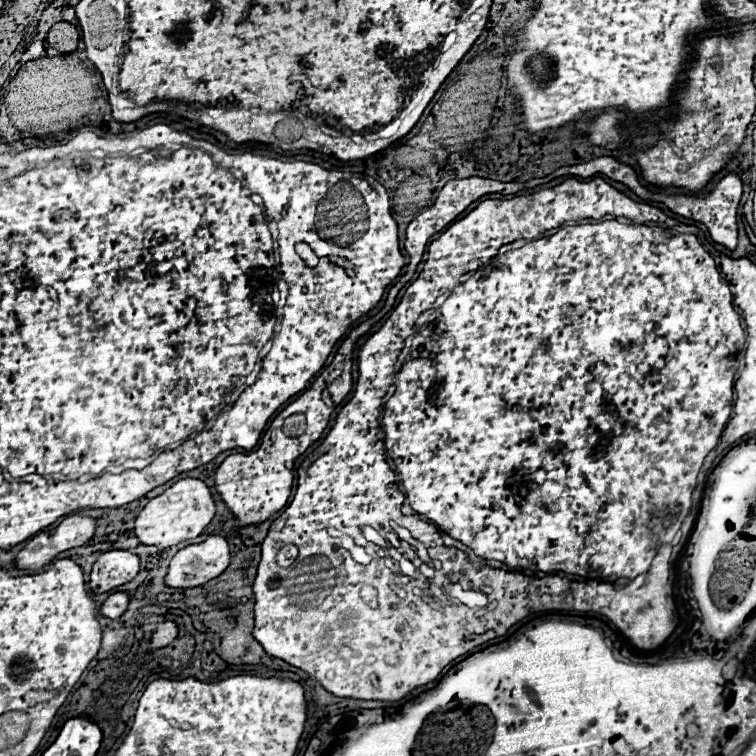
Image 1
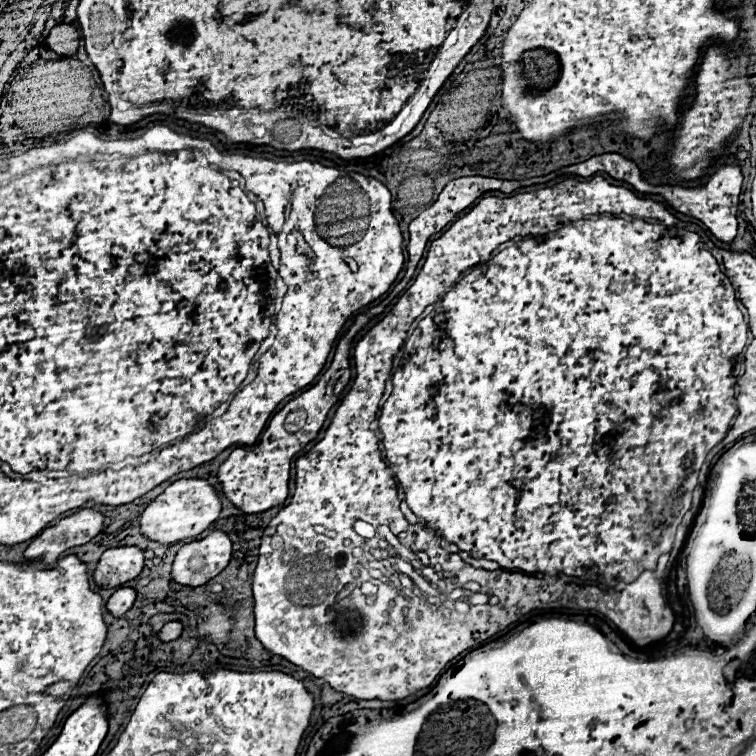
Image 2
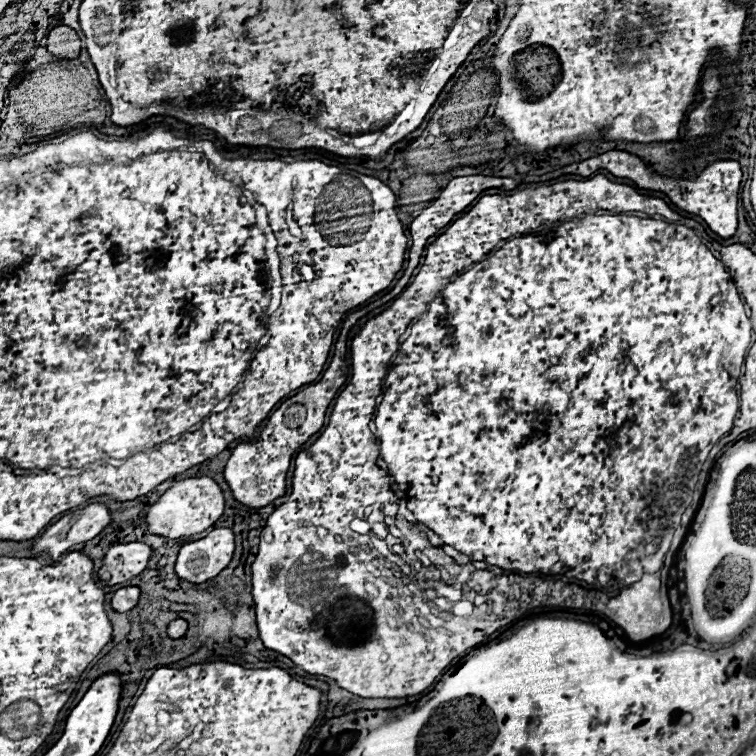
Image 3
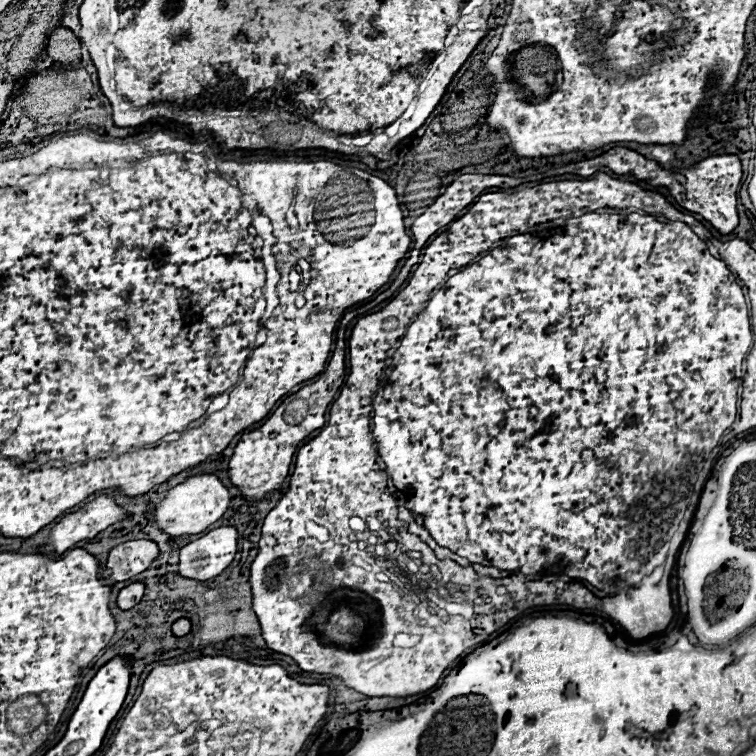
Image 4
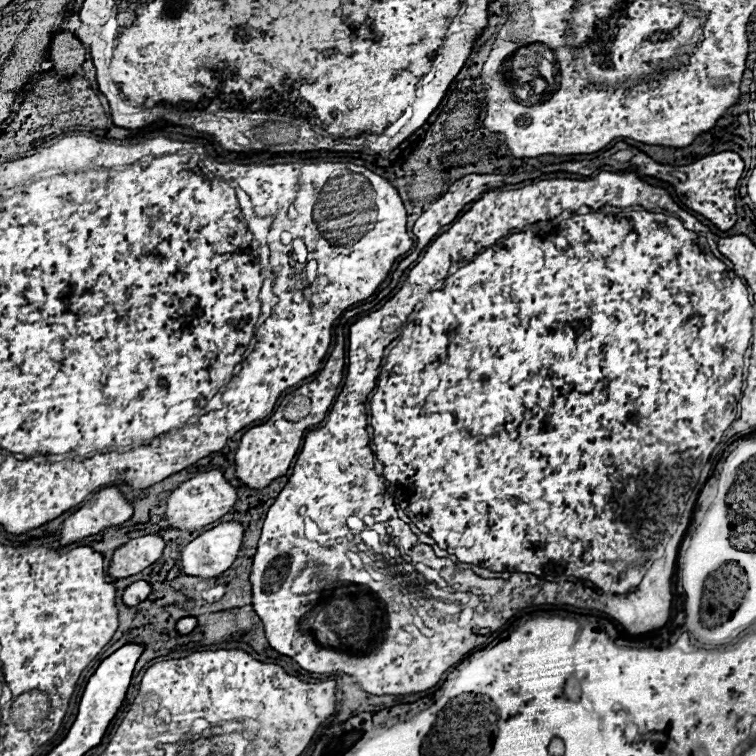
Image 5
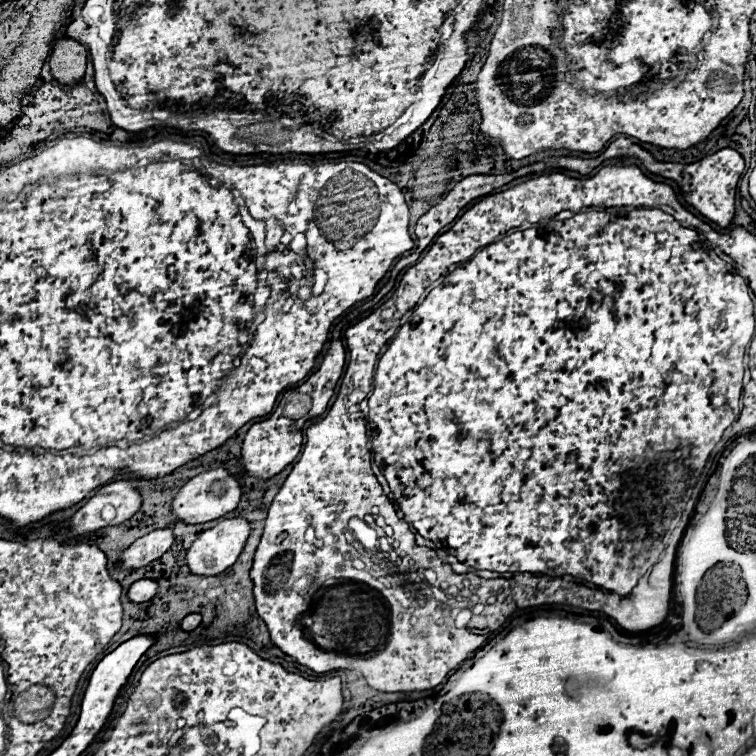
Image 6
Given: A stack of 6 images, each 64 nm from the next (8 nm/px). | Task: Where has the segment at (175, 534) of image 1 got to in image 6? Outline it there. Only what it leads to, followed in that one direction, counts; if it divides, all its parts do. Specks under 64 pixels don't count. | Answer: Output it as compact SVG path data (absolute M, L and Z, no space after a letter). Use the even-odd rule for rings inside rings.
M224 468L202 472L190 478L172 500L176 520L184 524L204 524L232 512L240 500L240 484ZM224 480L224 492L214 494L210 484Z

